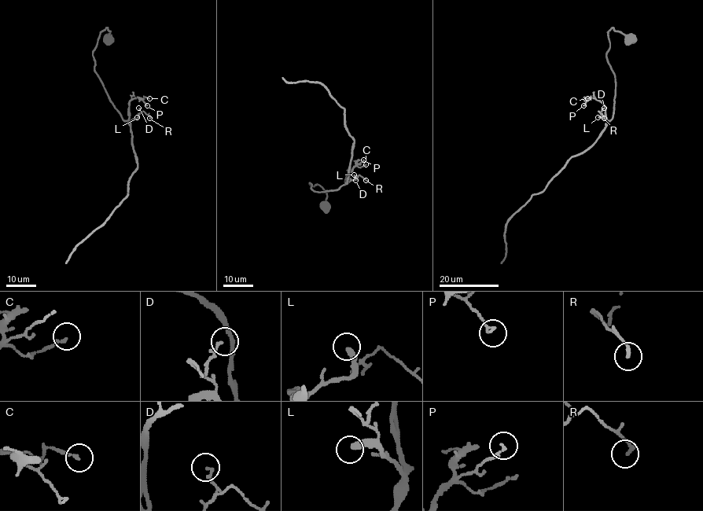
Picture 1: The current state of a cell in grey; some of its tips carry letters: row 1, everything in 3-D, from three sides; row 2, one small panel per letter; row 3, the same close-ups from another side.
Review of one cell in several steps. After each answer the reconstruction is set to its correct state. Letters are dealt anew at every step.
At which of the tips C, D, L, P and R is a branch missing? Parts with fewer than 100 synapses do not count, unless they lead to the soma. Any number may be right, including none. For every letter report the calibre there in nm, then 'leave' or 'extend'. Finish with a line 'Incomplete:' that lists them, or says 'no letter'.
C: 130 nm thick; leave
D: 140 nm thick; leave
L: 320 nm thick; leave
P: 130 nm thick; leave
R: 150 nm thick; leave
Incomplete: no letter

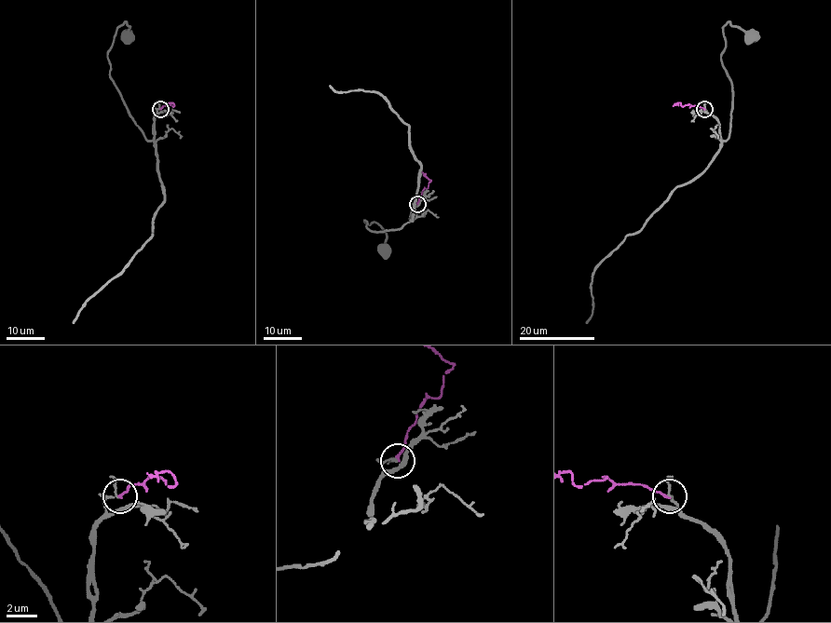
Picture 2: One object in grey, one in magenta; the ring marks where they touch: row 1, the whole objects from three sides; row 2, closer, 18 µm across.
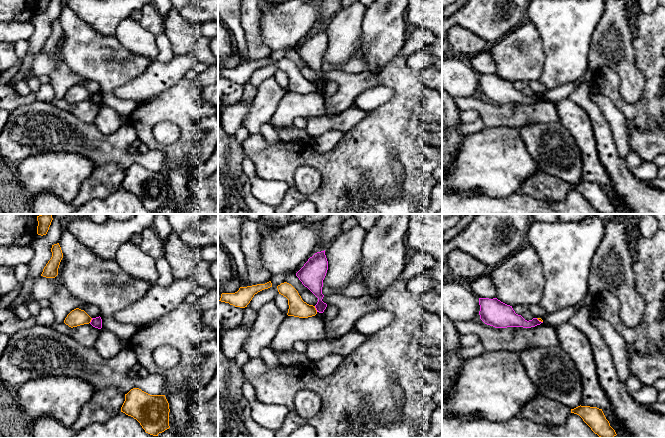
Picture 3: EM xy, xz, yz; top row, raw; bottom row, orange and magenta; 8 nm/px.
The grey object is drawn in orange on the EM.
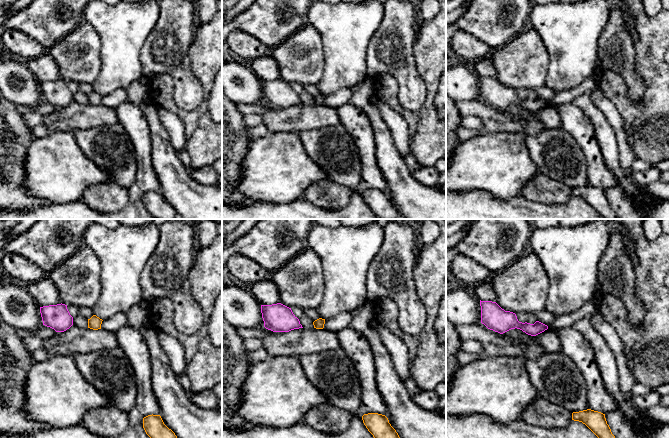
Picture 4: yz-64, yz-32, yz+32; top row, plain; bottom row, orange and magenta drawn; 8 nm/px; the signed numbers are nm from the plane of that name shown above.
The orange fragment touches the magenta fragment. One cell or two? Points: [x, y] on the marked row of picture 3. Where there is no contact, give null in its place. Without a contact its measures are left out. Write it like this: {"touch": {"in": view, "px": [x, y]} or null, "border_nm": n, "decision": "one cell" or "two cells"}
{"touch": {"in": "xz", "px": [315, 309]}, "border_nm": 50, "decision": "two cells"}

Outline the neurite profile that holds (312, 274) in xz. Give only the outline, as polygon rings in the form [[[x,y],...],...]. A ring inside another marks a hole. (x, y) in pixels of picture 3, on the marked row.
[[[325,250],[315,253],[304,266],[296,273],[296,276],[317,298],[318,302],[315,305],[317,312],[323,313],[327,304],[322,301],[323,280],[328,270],[328,261],[325,255]]]

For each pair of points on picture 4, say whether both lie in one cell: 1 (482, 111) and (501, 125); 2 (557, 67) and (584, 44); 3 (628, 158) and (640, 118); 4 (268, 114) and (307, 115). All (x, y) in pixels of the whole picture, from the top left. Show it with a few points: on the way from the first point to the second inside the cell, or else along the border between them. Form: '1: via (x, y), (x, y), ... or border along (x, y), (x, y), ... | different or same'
1: via (487, 113), (496, 120) | same
2: via (564, 63), (577, 50) | same
3: border along (623, 128), (628, 143), (636, 156) | different
4: via (278, 115), (297, 115) | same

